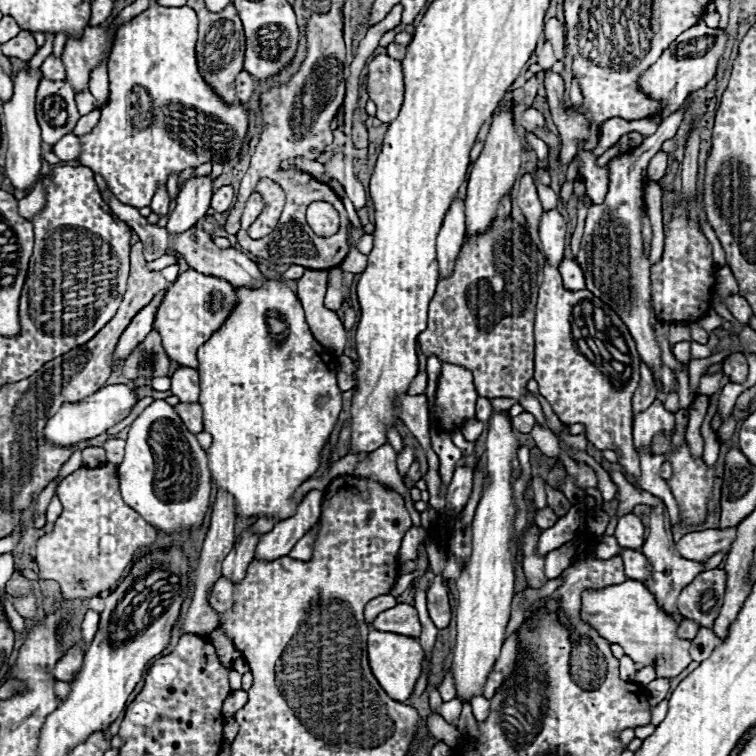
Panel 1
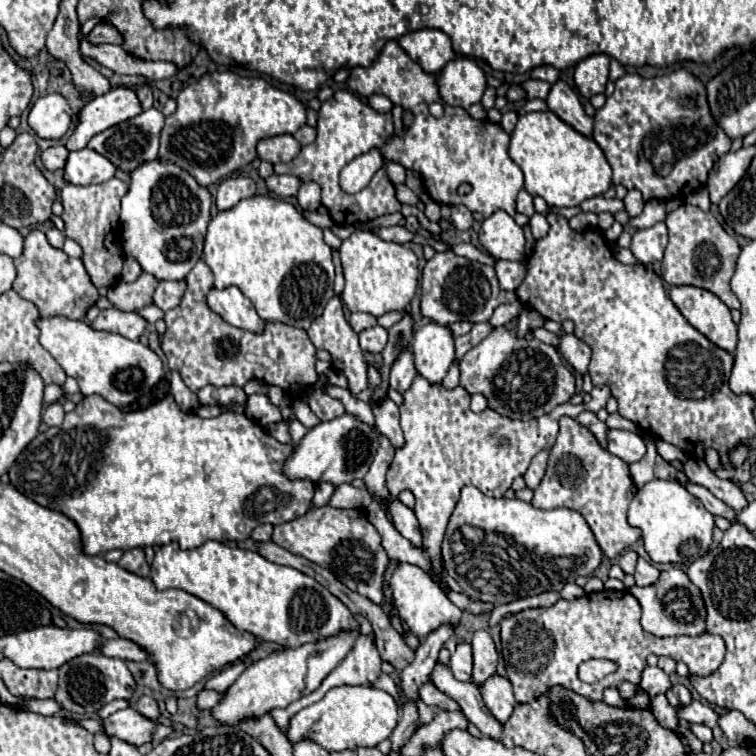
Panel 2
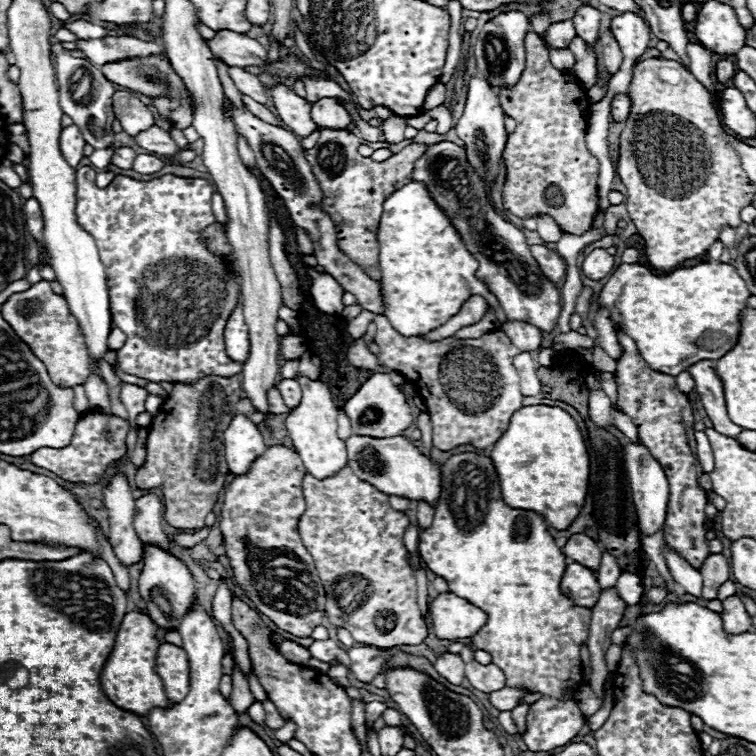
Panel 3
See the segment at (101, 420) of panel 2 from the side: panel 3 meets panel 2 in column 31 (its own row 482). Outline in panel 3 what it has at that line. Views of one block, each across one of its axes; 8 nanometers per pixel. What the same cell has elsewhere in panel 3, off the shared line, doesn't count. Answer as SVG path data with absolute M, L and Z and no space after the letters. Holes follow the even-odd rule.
M464 452L464 454L458 454L458 456L452 456L444 466L442 466L442 494L440 494L440 502L436 506L436 514L434 514L434 522L428 530L420 530L420 536L418 536L418 554L420 558L424 560L424 564L440 578L444 578L448 582L448 590L460 598L466 598L468 602L472 602L474 606L478 606L480 610L486 612L488 620L486 624L474 634L470 636L470 644L472 648L480 648L480 650L486 650L490 656L492 656L492 662L496 666L502 668L502 672L506 674L506 686L508 688L518 688L518 690L524 690L524 692L530 692L530 694L542 694L536 702L530 704L530 710L526 714L526 732L524 732L524 742L530 750L552 750L556 746L564 746L568 744L584 726L584 714L580 712L578 704L574 698L566 698L568 694L574 694L580 686L580 682L576 680L576 672L580 670L580 648L582 644L588 640L588 628L590 628L590 616L592 616L592 610L590 608L582 608L582 606L576 606L568 596L564 596L564 592L560 590L560 580L564 576L564 570L566 570L566 556L564 552L556 546L554 538L550 536L548 532L548 524L544 522L544 518L532 510L520 510L520 508L510 508L508 504L504 504L502 496L500 496L500 482L498 482L498 476L496 476L496 470L494 470L494 464L488 456L484 456L482 452Z

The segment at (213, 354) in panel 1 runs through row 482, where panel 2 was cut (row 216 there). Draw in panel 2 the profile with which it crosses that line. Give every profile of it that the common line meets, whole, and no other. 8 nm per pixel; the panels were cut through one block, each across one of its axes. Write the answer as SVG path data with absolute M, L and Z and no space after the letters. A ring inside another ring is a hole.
M252 196L240 200L234 208L218 212L206 232L204 262L214 274L216 288L236 286L240 292L252 300L256 312L268 322L282 322L294 328L308 330L310 324L324 312L324 306L334 296L334 264L332 250L322 240L322 230L310 224L302 214L288 202L270 196Z

